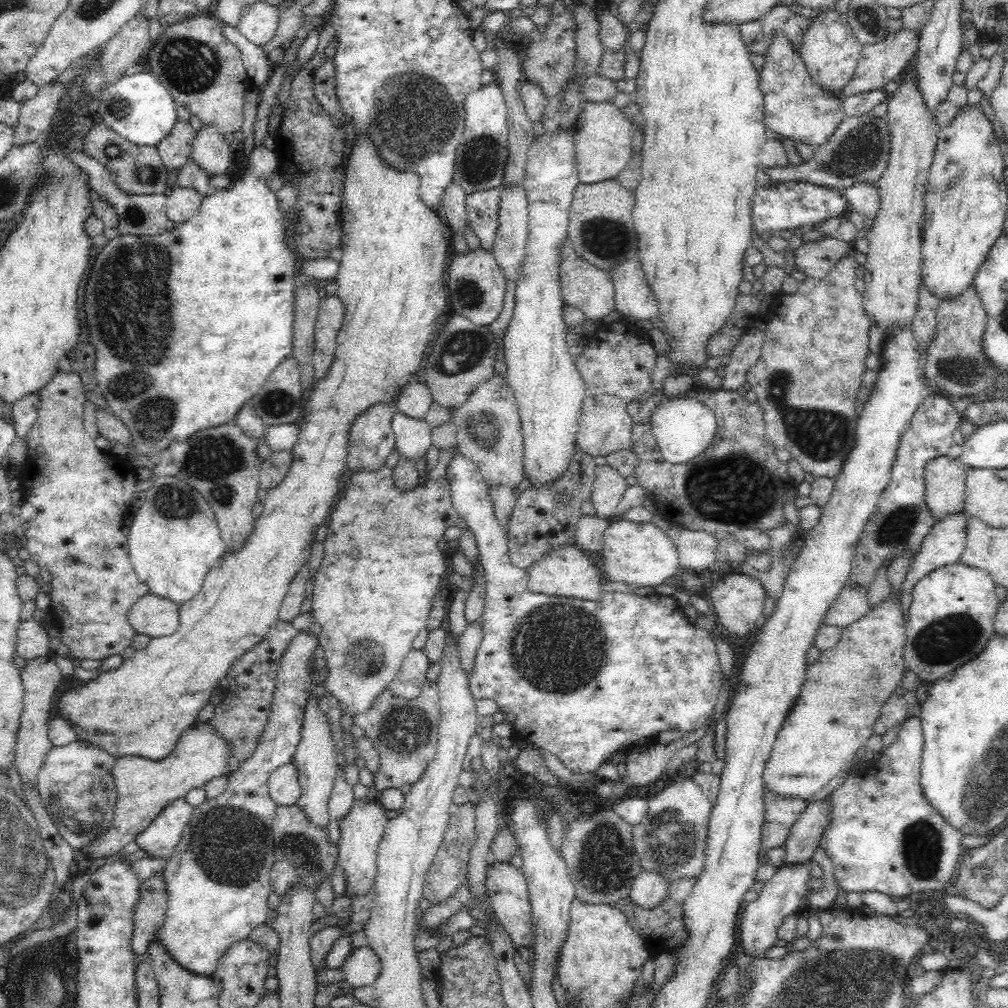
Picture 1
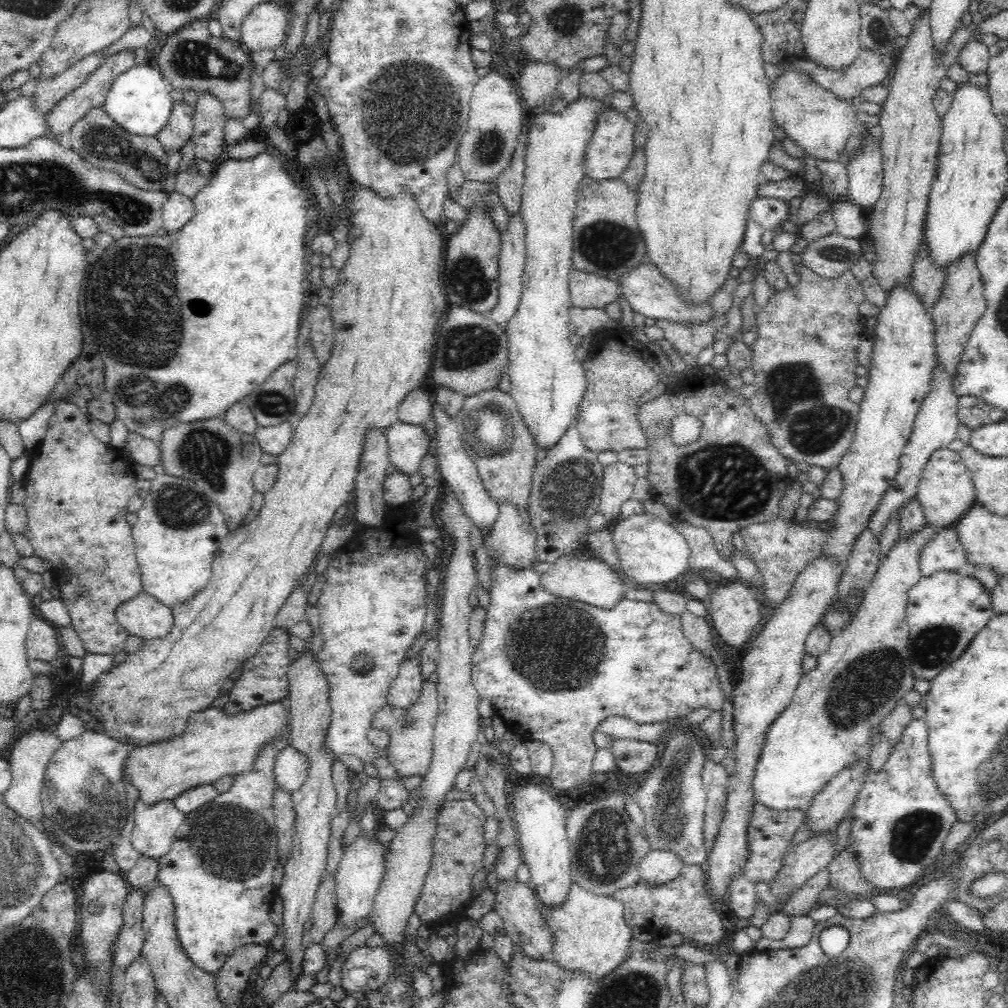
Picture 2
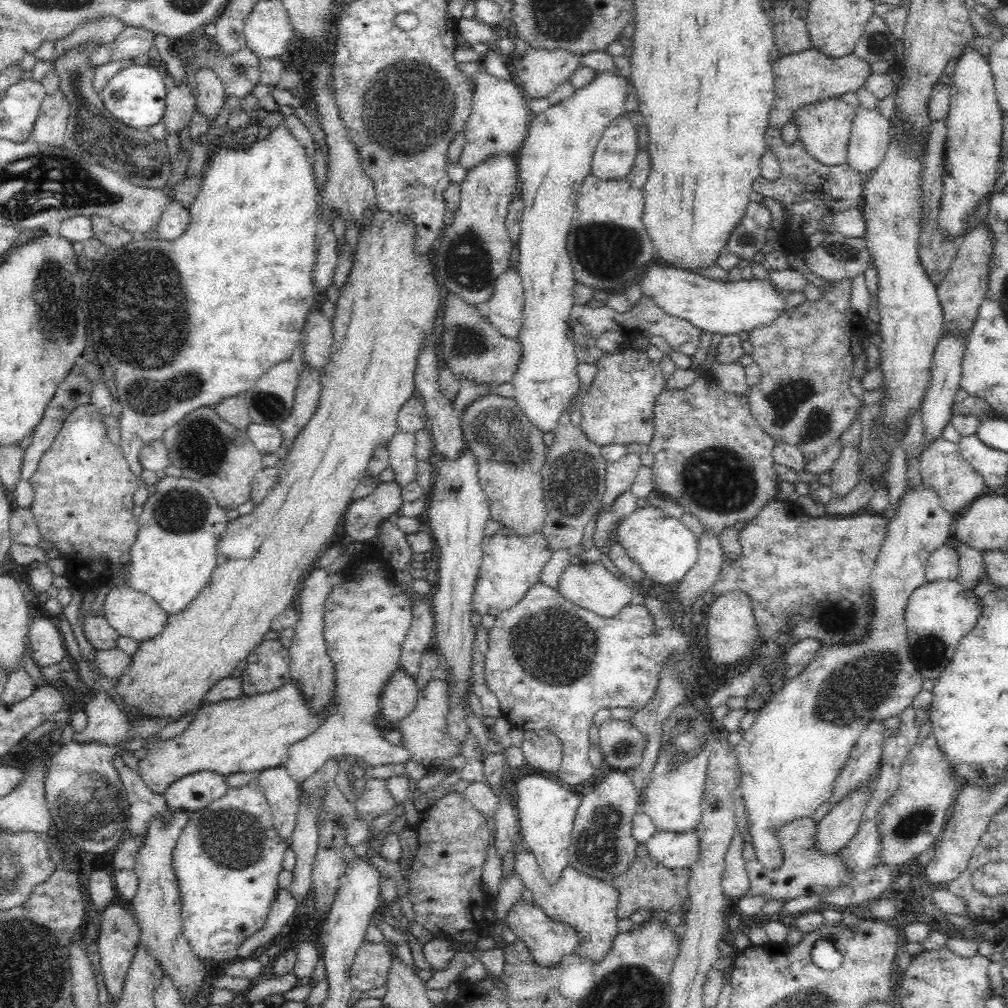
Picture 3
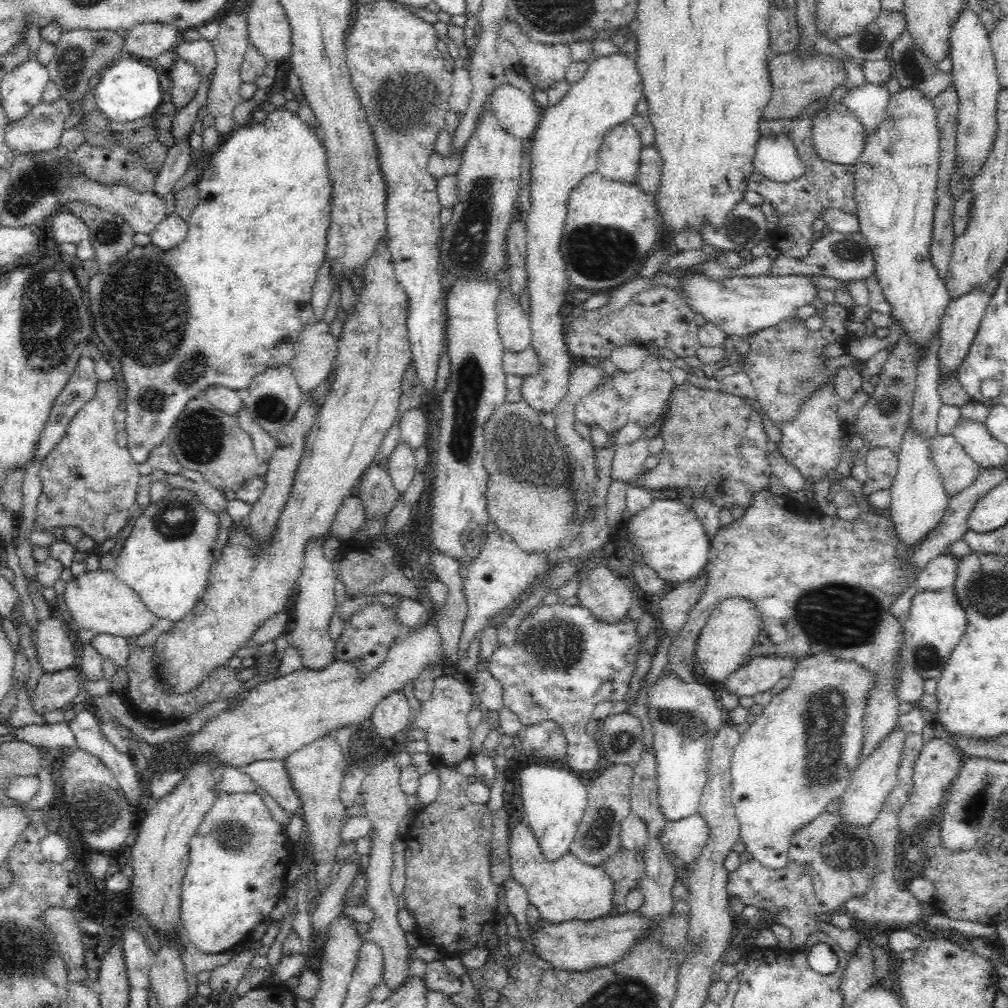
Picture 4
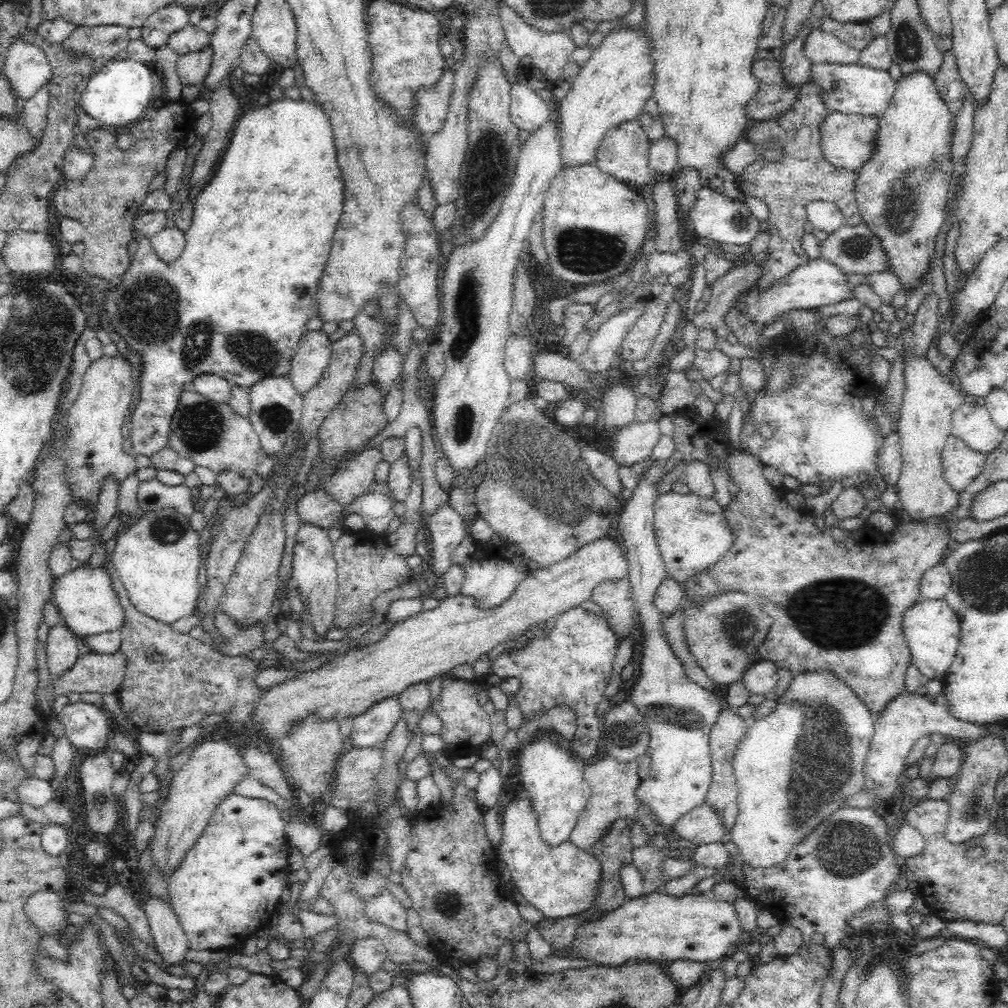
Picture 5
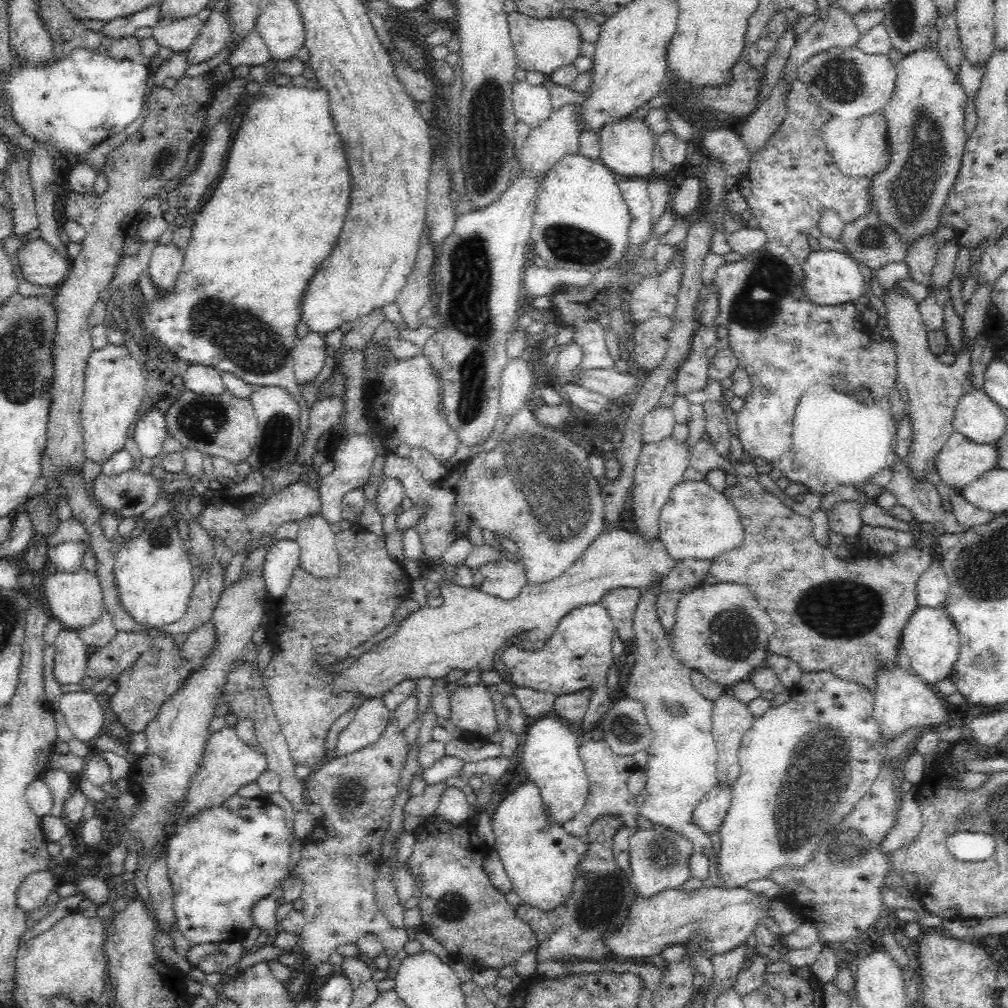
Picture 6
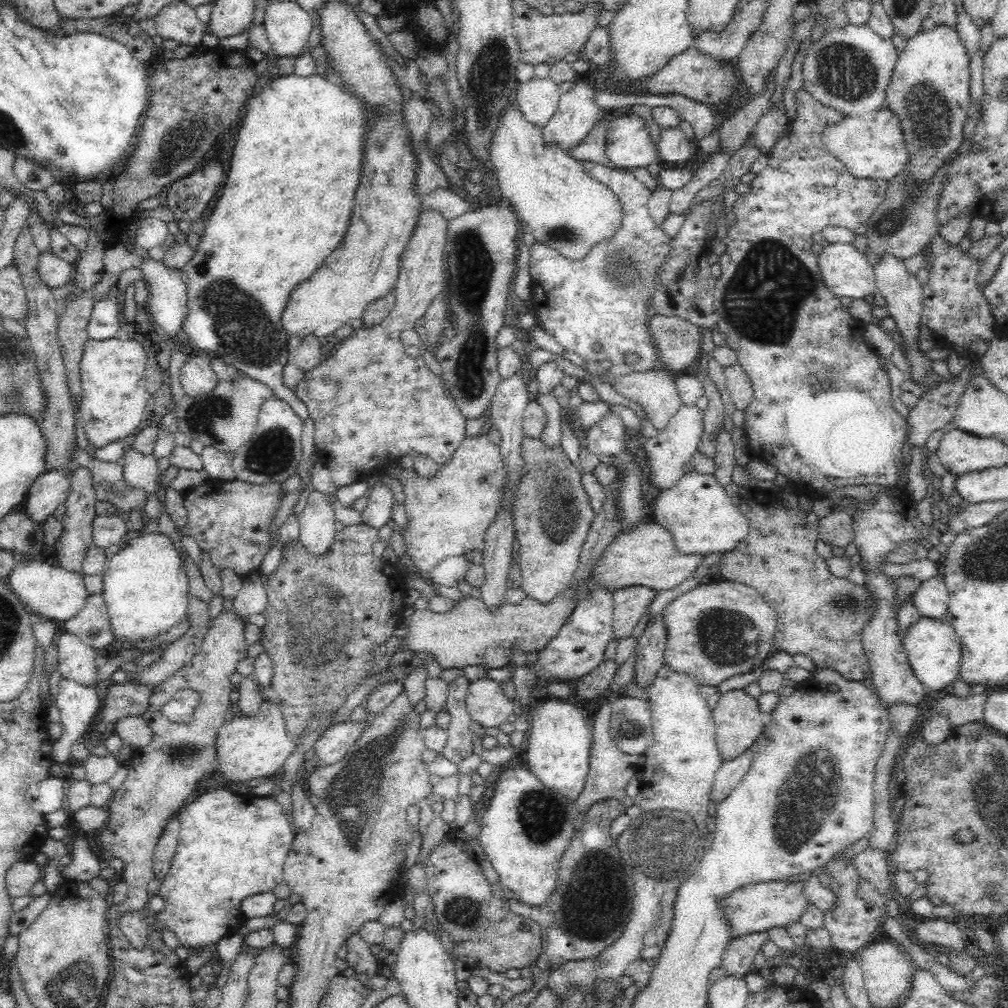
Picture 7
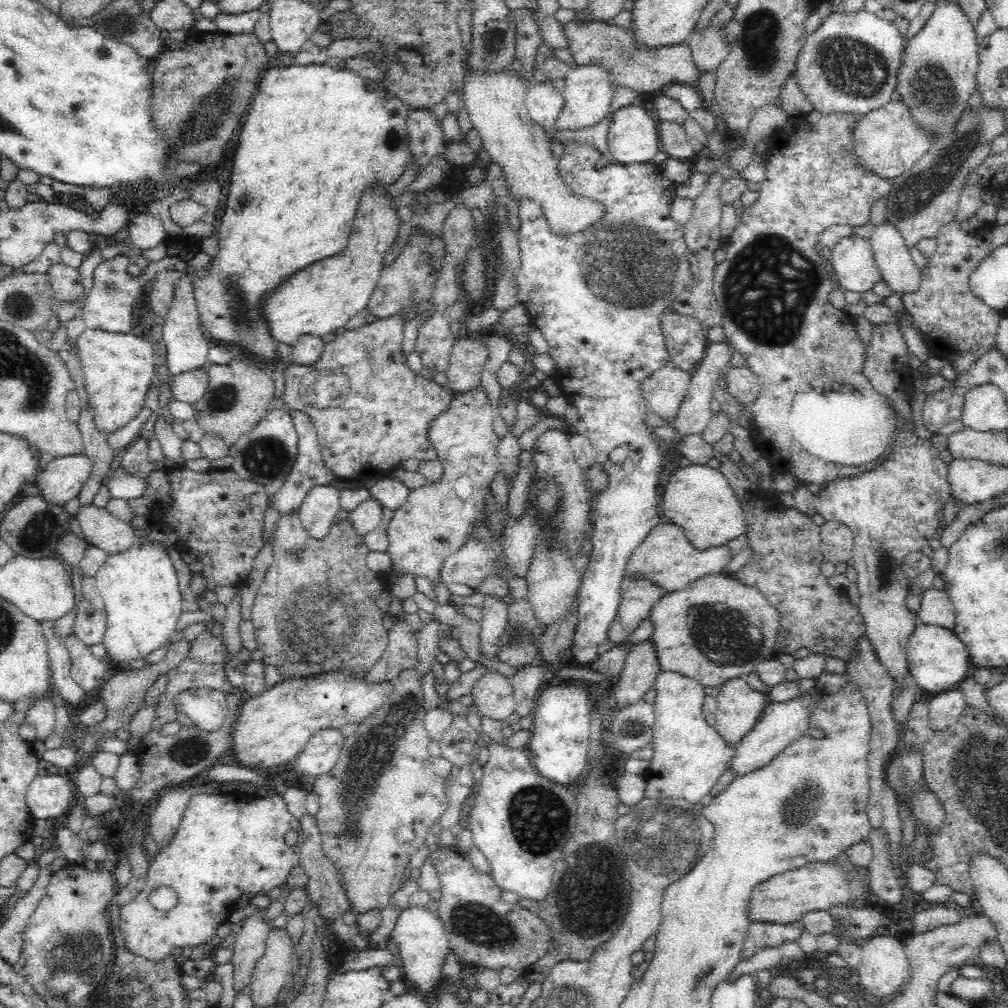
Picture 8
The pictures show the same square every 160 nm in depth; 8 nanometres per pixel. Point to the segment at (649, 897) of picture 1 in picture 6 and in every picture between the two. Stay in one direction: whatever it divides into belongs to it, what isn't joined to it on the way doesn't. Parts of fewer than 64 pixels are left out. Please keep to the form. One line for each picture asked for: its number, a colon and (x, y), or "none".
2: (658, 866)
3: (674, 850)
4: (683, 840)
5: (702, 825)
6: (710, 811)

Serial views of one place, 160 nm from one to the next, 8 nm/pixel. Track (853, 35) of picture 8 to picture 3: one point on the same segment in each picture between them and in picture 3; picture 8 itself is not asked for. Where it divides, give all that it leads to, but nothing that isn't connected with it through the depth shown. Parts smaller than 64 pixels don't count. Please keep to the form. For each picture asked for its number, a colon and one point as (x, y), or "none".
3: (868, 143)
4: (869, 101)
5: (853, 88)
6: (850, 83)
7: (849, 69)

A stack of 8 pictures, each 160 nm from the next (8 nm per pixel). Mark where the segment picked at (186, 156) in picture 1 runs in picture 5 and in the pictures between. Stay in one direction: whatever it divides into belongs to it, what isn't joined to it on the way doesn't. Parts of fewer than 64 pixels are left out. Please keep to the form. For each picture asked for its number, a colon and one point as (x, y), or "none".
2: (178, 129)
3: (180, 103)
4: (185, 79)
5: (192, 68)

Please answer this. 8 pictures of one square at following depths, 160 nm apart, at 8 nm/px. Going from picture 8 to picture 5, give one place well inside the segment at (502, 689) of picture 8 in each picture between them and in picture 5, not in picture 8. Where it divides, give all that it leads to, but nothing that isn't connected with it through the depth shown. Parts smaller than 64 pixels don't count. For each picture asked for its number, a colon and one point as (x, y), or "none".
5: (465, 723)
6: (472, 710)
7: (488, 705)

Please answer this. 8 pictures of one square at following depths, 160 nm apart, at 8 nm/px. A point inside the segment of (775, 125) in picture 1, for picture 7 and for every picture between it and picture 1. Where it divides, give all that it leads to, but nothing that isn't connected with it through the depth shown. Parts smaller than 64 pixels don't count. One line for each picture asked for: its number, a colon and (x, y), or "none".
2: (819, 122)
3: (825, 127)
4: (839, 137)
5: (847, 141)
6: (861, 147)
7: (872, 145)

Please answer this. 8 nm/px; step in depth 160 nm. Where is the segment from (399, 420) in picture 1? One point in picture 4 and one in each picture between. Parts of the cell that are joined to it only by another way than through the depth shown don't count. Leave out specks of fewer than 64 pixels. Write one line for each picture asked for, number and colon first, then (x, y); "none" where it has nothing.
2: (407, 444)
3: (401, 447)
4: (401, 469)

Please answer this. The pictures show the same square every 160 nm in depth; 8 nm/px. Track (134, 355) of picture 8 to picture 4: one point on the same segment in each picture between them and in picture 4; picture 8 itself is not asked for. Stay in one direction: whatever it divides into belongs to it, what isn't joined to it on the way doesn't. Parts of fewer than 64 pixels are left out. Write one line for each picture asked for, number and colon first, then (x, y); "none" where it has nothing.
4: (89, 480)
5: (94, 450)
6: (115, 384)
7: (114, 396)

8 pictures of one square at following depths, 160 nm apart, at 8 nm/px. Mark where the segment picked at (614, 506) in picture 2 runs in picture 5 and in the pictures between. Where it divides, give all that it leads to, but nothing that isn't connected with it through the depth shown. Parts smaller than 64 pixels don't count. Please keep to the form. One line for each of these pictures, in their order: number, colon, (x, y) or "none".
3: (620, 474)
4: (628, 460)
5: (635, 442)

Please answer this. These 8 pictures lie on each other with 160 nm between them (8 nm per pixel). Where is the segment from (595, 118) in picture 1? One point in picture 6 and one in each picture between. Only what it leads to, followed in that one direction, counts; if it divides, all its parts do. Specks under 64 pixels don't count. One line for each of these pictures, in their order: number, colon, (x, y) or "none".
2: (610, 151)
3: (616, 151)
4: (619, 157)
5: (624, 153)
6: (627, 145)

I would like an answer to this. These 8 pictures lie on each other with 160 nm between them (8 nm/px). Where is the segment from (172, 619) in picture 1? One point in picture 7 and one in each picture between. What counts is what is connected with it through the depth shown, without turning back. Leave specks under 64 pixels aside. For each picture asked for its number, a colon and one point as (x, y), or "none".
2: (144, 616)
3: (133, 614)
4: (98, 602)
5: (84, 598)
6: (75, 598)
7: (52, 592)

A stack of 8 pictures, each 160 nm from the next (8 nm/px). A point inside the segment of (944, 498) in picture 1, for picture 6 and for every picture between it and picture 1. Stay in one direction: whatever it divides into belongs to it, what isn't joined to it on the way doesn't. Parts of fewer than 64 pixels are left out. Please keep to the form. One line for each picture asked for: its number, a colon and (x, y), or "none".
2: (946, 491)
3: (943, 468)
4: (958, 471)
5: (961, 465)
6: (960, 461)

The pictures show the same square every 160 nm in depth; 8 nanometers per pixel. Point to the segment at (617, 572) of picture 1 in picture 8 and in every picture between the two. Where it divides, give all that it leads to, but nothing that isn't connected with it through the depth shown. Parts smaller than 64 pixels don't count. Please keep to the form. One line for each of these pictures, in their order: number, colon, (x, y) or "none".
2: (651, 551)
3: (665, 548)
4: (672, 540)
5: (692, 532)
6: (698, 521)
7: (698, 511)
8: (698, 498)

